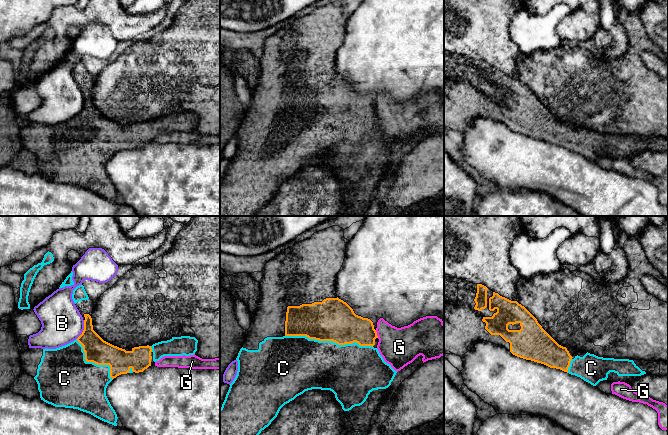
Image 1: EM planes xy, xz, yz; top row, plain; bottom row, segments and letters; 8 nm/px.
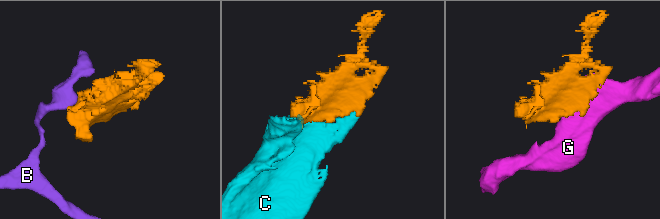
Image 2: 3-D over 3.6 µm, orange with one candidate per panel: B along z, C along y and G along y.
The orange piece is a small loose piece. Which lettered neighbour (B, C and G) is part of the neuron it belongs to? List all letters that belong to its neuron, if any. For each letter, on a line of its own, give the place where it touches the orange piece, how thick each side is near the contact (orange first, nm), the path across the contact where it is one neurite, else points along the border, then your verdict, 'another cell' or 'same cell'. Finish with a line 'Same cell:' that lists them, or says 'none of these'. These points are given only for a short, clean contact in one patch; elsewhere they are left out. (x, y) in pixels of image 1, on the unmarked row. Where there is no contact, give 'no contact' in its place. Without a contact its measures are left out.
B: meets orange in xy at (84, 105); 200 nm thick on the orange side, 320 nm on the other; border along xy (84, 96), (84, 105), (76, 114); another cell
C: meets orange in xz at (329, 116); 340 nm thick on the orange side, 400 nm on the other; same cell
G: meets orange in xz at (376, 110); 260 nm thick on the orange side, 300 nm on the other; another cell
Same cell: C

